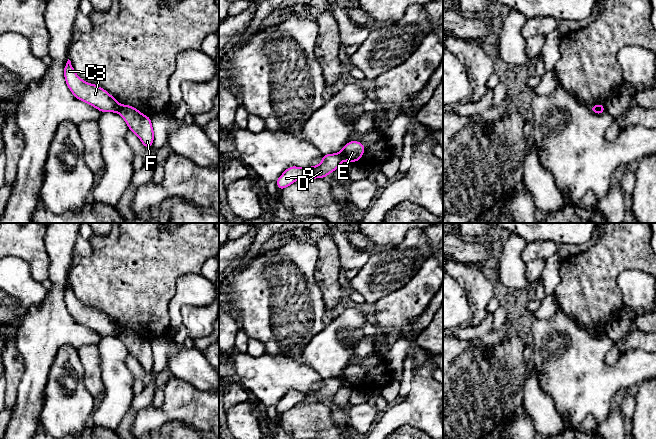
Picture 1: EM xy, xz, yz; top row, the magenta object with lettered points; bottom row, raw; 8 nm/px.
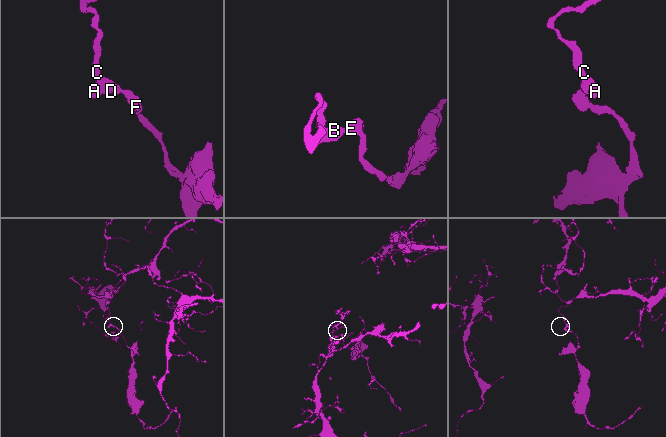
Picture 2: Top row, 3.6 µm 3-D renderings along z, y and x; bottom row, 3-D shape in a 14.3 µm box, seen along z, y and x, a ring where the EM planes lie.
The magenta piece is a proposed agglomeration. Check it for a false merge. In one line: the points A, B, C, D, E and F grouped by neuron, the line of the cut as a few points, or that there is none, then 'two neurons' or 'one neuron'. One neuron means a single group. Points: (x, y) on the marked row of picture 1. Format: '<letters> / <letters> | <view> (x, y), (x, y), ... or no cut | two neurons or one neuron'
A B C D / E F | xy (120, 105), (117, 111) | two neurons

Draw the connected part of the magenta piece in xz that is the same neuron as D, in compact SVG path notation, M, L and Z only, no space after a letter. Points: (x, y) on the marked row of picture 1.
M341 153L322 155L322 162L318 166L300 168L291 166L276 181L279 190L283 190L298 179L326 178L334 172L344 161Z

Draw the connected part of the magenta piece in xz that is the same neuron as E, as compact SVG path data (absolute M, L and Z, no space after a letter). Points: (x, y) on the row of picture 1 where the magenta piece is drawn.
M359 141L348 142L341 151L343 159L346 161L357 162L361 159L365 147Z

